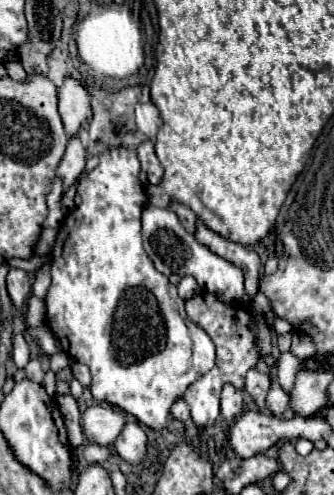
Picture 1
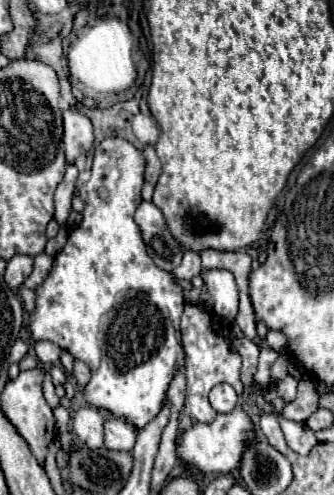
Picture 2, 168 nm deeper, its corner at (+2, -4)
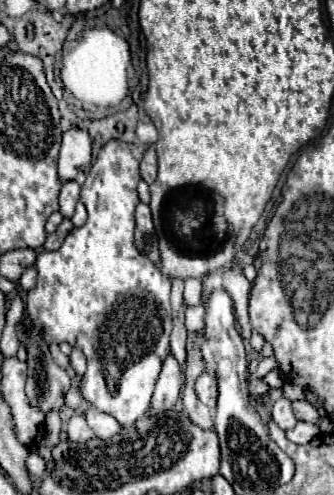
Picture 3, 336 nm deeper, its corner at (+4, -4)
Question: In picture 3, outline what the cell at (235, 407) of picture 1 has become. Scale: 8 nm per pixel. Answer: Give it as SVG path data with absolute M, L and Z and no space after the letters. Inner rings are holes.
M201 374L197 384L195 384L195 390L197 390L197 396L199 400L209 406L211 410L215 410L215 402L217 402L217 386L215 386L215 376L213 374Z

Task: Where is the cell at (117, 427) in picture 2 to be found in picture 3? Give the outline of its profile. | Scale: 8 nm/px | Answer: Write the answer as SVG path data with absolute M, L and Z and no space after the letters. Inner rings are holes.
M95 408L85 410L85 418L87 418L87 424L91 426L91 430L97 434L97 438L107 440L107 438L113 438L115 434L119 434L119 430L121 430L119 422L111 414L103 414Z

